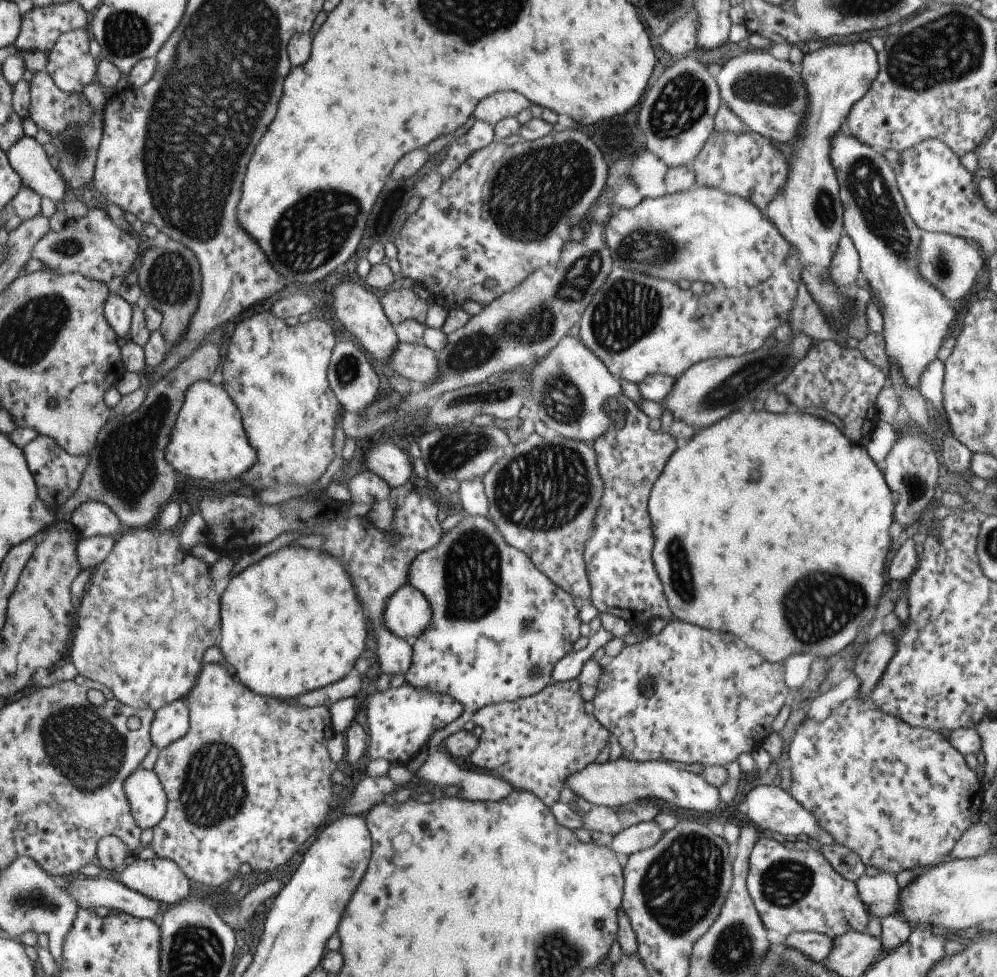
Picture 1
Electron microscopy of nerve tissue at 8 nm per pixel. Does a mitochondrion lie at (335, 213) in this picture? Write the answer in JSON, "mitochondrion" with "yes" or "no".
{"mitochondrion":"yes"}

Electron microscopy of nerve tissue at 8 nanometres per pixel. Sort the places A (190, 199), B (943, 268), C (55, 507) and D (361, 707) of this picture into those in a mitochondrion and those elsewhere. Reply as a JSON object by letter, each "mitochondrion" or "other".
{"A":"mitochondrion","B":"mitochondrion","C":"other","D":"other"}

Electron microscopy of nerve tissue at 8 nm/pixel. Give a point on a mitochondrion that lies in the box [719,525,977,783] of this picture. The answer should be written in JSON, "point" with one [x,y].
{"point":[811,607]}

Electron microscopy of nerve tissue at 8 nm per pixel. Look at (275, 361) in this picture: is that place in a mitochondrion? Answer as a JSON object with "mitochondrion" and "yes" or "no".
{"mitochondrion":"no"}

